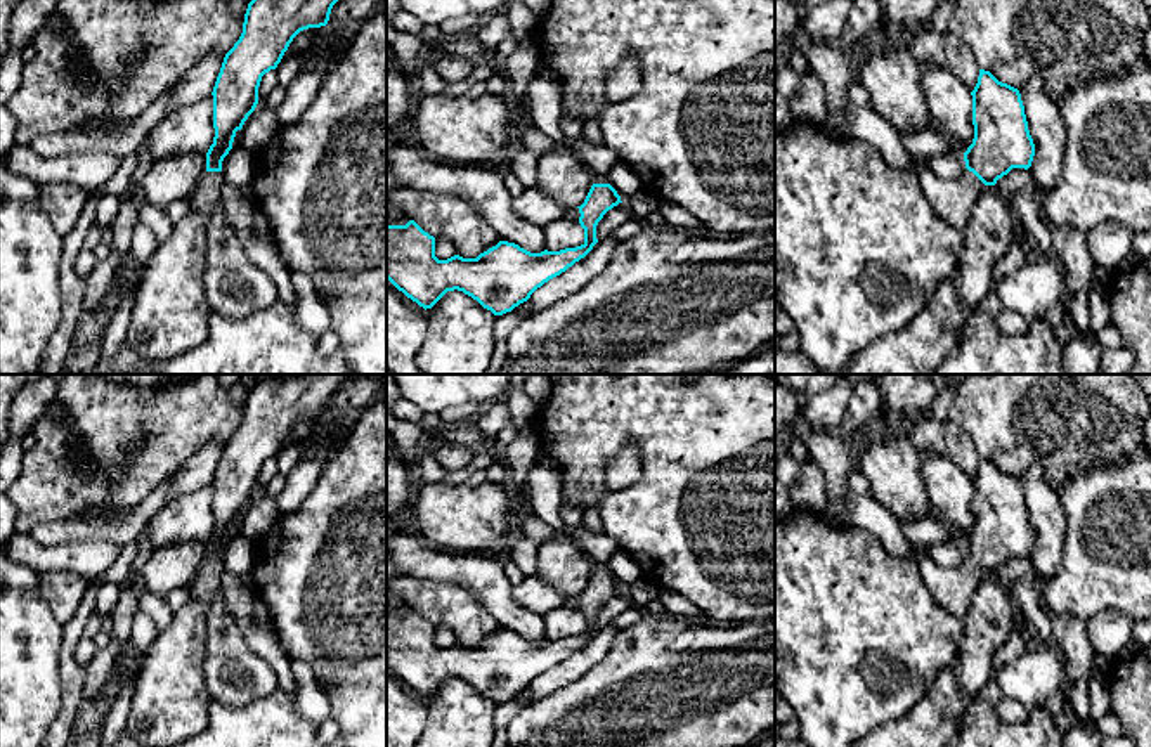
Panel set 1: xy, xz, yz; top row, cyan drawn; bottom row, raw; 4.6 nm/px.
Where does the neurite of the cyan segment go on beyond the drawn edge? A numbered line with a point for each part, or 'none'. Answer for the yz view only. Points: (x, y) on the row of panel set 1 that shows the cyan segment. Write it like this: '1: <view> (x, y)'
1: yz (952, 200)

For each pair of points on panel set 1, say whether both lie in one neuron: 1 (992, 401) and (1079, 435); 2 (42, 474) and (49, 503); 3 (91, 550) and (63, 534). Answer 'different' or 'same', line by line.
1: same
2: same
3: different

